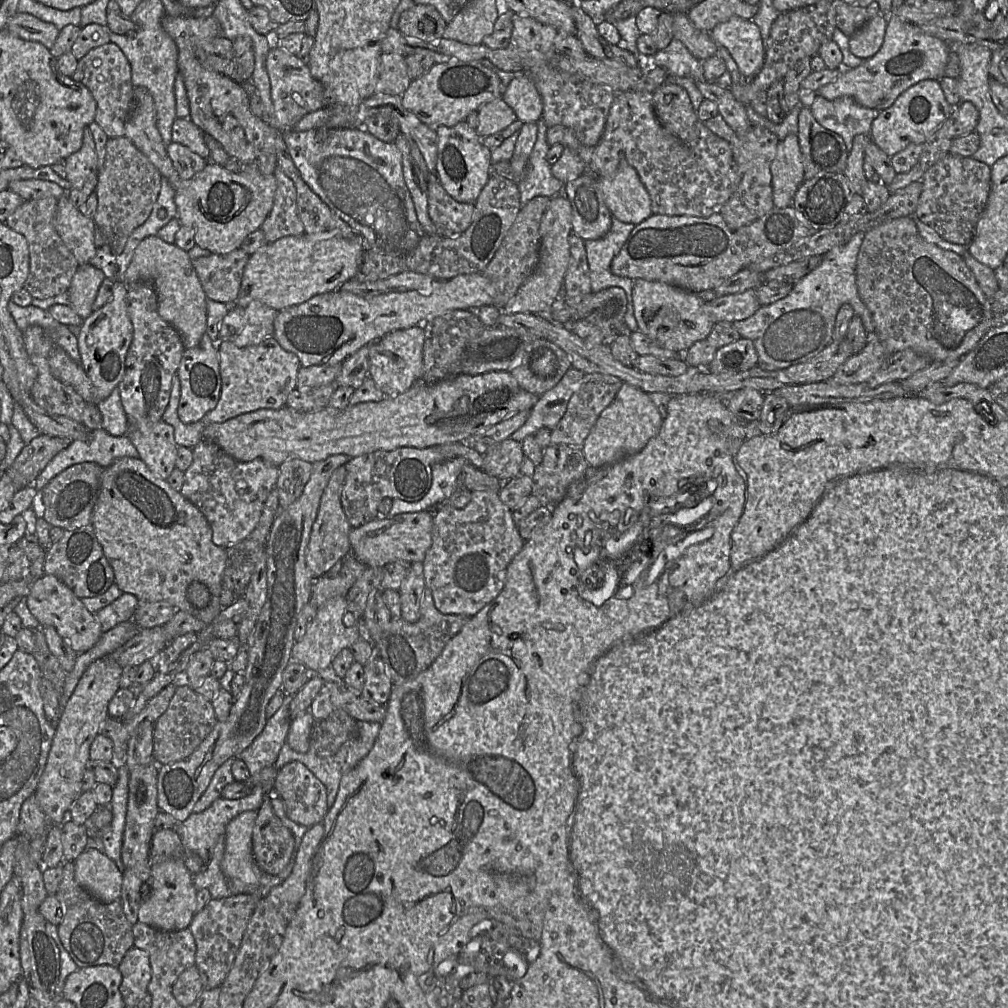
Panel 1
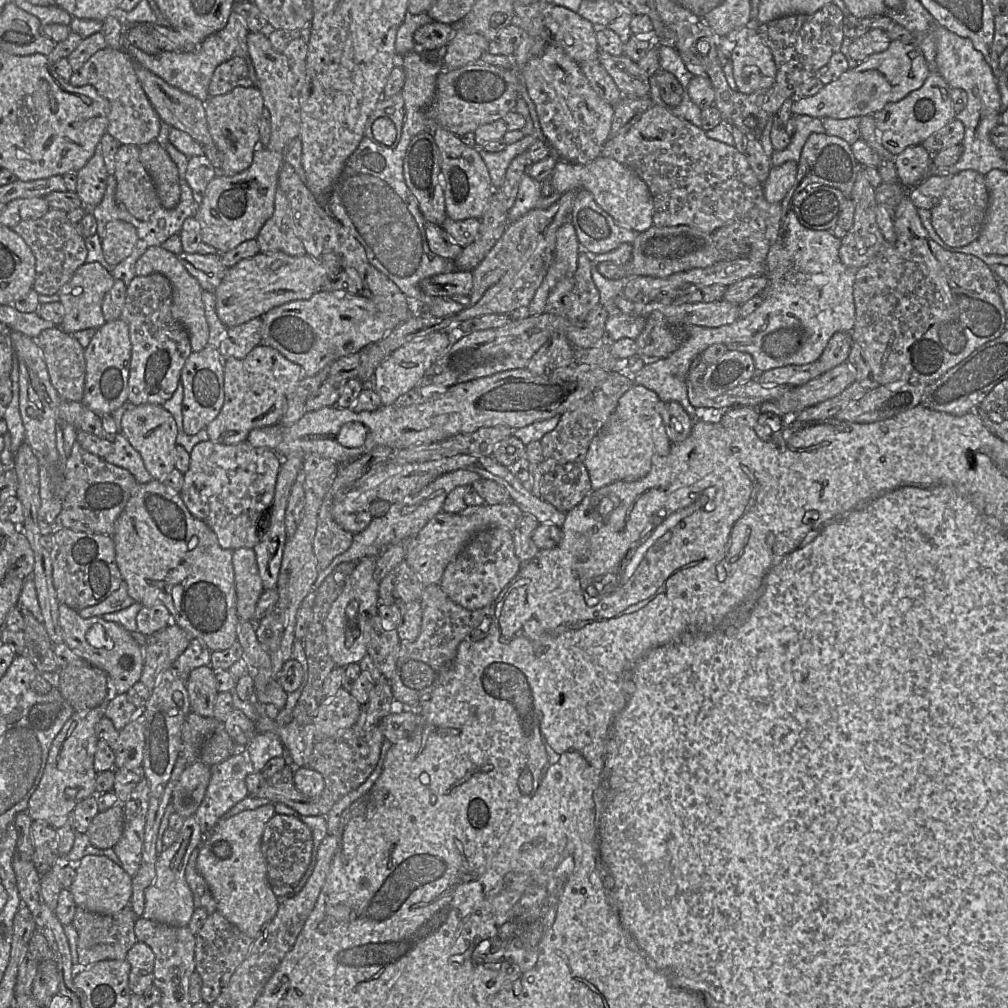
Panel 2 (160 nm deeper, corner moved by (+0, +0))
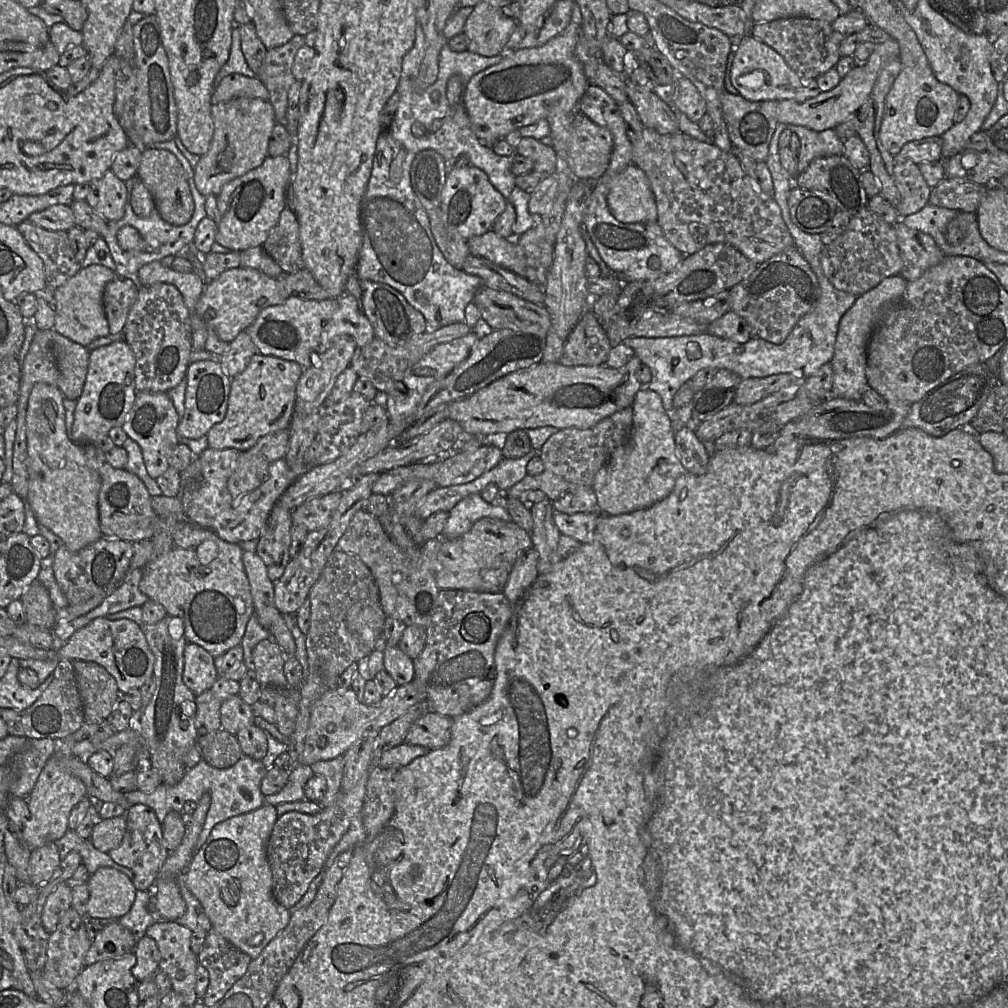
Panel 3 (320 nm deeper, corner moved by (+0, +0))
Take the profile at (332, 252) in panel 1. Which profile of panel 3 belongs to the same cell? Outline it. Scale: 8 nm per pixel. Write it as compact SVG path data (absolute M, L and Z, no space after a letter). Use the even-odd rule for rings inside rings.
M237 267L226 270L212 281L206 282L204 291L196 305L195 313L204 321L208 329L215 331L220 340L230 343L254 322L261 310L280 304L286 299L285 289L284 294L281 295L278 279L271 278L256 269Z

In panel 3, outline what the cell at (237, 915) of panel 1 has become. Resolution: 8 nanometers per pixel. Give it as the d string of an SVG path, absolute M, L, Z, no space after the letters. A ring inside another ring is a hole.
M215 929L206 936L201 952L197 955L200 964L209 972L210 982L204 998L206 1007L214 1006L231 987L246 973L252 958Z

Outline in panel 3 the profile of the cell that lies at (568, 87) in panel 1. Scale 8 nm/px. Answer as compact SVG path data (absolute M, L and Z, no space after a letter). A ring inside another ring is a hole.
M558 101L547 104L545 120L550 126L552 147L556 154L567 160L576 180L596 182L608 169L613 150L611 132L591 121L586 115L579 112L566 112Z

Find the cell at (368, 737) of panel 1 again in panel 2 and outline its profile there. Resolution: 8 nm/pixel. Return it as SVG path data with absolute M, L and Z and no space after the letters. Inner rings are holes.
M385 738L381 748L380 759L378 761L378 764L375 770L372 772L372 774L357 789L351 791L350 793L345 795L343 798L341 798L337 803L335 803L334 806L331 808L331 810L328 812L328 814L326 815L327 822L328 822L327 834L335 836L336 829L338 827L342 812L346 808L348 808L354 801L356 801L358 798L365 795L372 788L372 786L374 785L376 780L379 778L383 770L385 757L391 746L392 746L392 743Z

